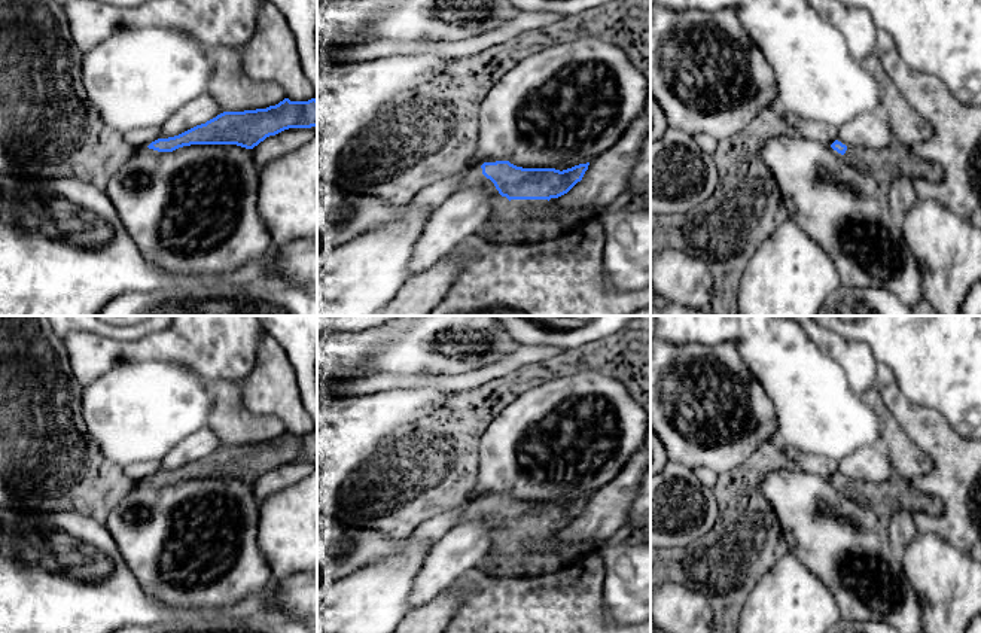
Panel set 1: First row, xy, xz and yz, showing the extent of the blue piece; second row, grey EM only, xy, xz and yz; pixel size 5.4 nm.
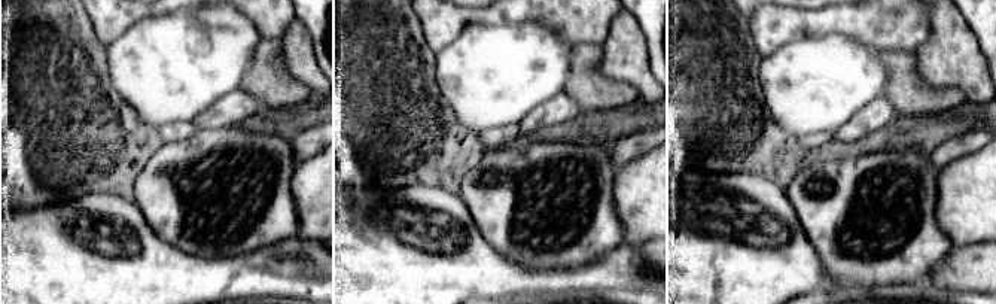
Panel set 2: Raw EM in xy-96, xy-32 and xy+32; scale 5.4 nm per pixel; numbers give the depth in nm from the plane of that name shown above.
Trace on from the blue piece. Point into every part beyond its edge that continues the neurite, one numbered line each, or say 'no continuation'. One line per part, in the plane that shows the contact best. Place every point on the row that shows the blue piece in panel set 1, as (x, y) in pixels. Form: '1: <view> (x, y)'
1: xz (474, 176)

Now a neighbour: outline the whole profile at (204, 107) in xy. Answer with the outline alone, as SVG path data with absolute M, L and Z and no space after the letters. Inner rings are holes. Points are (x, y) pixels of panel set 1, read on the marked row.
M202 94L171 115L161 127L161 139L179 136L223 113L210 94Z

